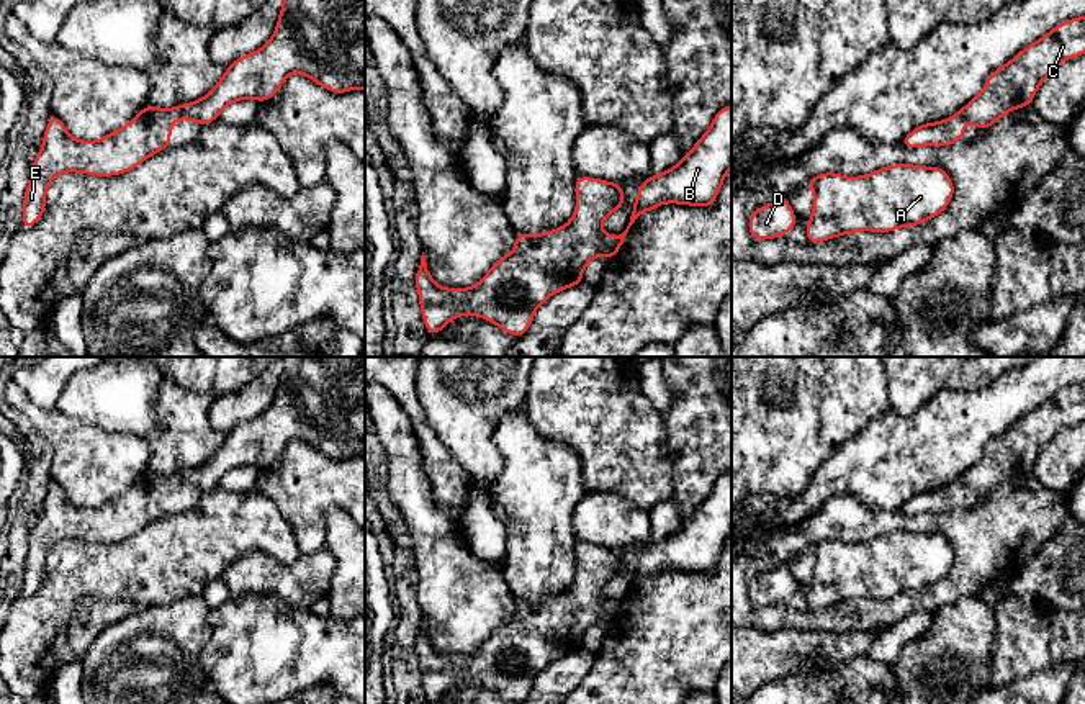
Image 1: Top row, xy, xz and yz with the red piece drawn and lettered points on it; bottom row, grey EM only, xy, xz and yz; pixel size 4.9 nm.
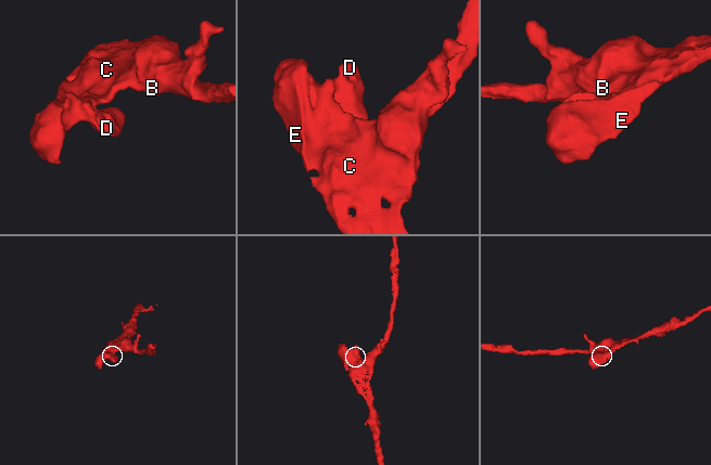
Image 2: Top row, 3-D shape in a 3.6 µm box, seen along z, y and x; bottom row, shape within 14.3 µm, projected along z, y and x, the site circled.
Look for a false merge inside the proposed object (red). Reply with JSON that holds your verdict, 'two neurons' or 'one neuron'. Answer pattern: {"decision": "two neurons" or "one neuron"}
{"decision": "one neuron"}

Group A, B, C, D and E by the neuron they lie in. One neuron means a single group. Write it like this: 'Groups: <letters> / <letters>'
Groups: A B C D E

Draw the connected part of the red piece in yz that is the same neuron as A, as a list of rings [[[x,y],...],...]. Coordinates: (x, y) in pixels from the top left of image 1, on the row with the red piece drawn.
[[[907,162],[861,177],[825,172],[805,185],[813,192],[813,213],[805,229],[808,244],[859,231],[912,228],[943,213],[954,196],[944,169]]]

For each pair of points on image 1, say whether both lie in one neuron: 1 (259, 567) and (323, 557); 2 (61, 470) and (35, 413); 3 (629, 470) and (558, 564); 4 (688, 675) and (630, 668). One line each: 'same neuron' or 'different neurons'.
1: same neuron
2: same neuron
3: different neurons
4: same neuron

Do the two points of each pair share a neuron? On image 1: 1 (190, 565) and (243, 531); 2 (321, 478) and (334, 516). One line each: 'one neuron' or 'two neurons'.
1: one neuron
2: two neurons

